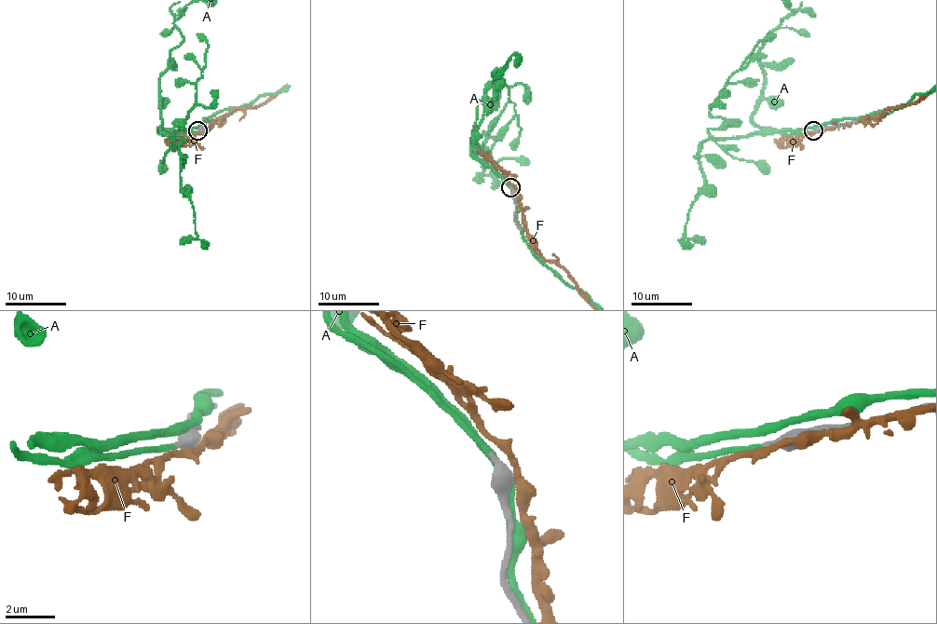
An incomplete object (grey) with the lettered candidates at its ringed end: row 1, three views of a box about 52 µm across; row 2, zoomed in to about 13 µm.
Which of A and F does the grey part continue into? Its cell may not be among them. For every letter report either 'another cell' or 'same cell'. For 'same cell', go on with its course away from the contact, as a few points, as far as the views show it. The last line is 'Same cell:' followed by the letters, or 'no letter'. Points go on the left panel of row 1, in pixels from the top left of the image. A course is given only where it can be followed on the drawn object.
A: same cell
F: another cell
Same cell: A

